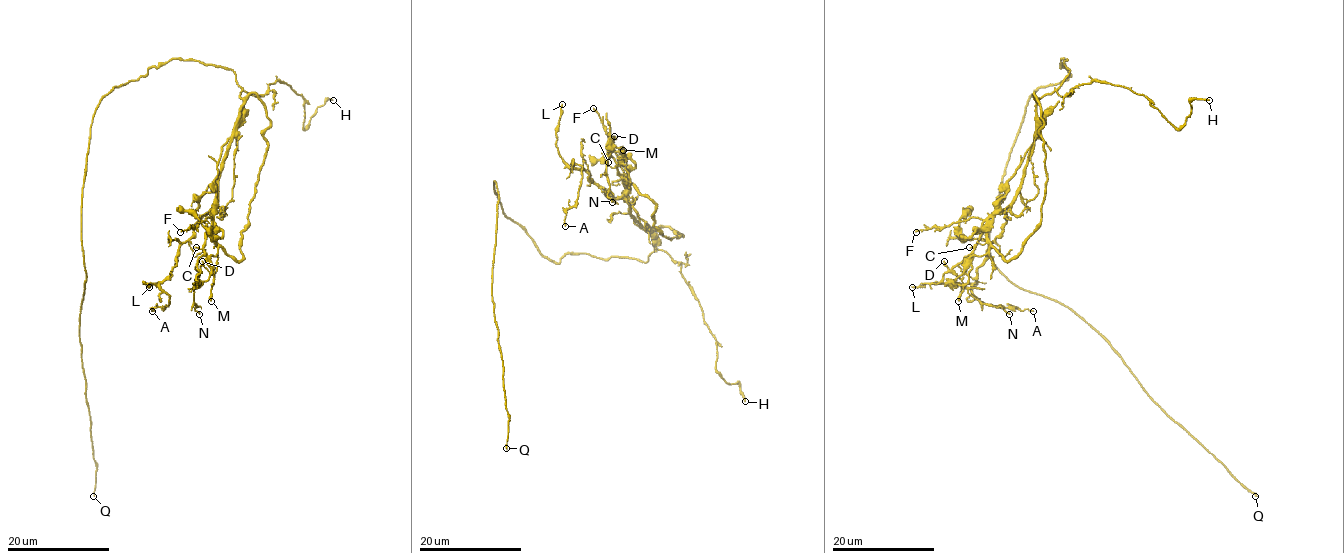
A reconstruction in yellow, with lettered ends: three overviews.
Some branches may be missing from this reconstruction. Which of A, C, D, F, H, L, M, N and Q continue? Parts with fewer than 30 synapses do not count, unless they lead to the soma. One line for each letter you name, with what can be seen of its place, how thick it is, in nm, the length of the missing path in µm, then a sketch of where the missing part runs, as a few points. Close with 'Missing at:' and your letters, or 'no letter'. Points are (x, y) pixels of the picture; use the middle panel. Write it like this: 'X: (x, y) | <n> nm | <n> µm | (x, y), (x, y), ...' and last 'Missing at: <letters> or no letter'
Q: (506, 448) | 190 nm | 60 µm
Missing at: Q

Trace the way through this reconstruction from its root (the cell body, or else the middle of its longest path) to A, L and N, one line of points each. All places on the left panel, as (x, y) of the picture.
A: (101, 100), (173, 59), (229, 68), (242, 88), (219, 201), (194, 225), (160, 284), (169, 303), (152, 311)
L: (101, 100), (173, 59), (229, 68), (242, 88), (219, 201), (171, 271), (143, 283), (149, 287)
N: (101, 100), (173, 59), (229, 68), (242, 88), (237, 133), (214, 182), (214, 227), (197, 260), (199, 314)

